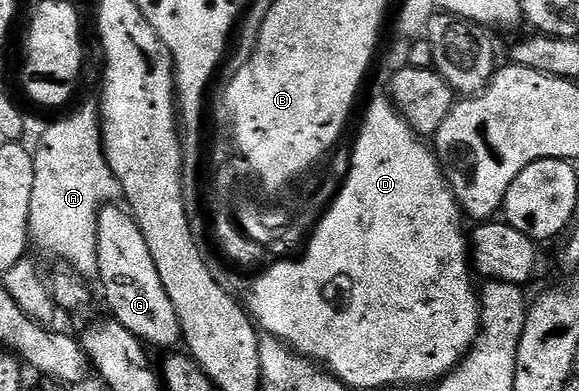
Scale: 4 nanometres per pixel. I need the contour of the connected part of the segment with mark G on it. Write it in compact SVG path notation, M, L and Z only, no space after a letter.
M115 202L105 204L97 218L98 283L103 283L103 296L118 324L152 349L171 348L180 343L183 334L177 310L173 310L173 302L169 302L169 294L161 286L161 274L153 266L153 254L145 246L145 234L141 234L130 211L119 206Z

